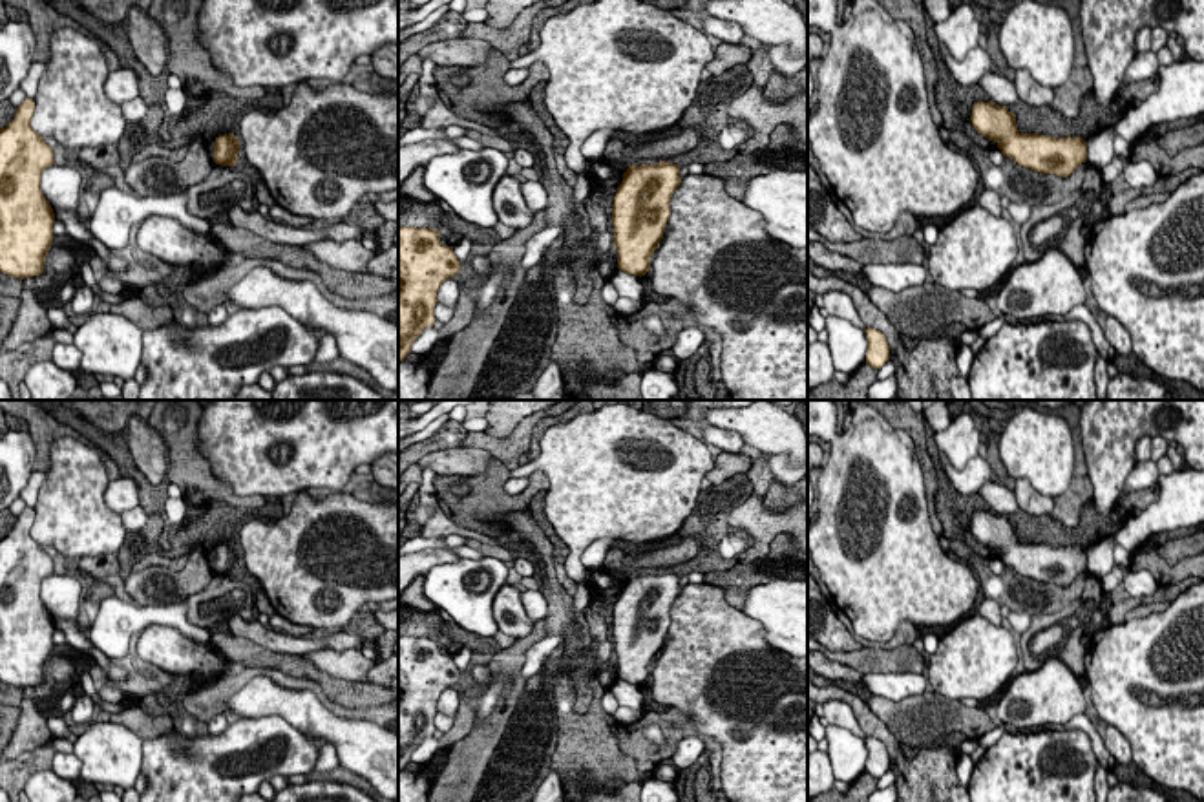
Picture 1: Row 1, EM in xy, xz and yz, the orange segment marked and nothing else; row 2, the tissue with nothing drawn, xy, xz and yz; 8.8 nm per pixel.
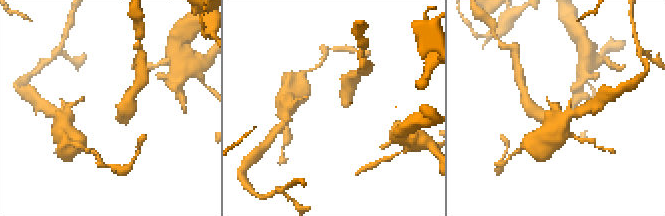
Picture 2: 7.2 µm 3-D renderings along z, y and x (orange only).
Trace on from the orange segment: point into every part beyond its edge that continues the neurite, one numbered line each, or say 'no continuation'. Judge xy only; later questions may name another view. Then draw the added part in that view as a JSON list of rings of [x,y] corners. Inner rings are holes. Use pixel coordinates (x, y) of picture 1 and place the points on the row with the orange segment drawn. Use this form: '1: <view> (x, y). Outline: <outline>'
no continuation

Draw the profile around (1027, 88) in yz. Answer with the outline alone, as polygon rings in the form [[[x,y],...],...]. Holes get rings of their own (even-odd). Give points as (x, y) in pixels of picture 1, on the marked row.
[[[1016,69],[1014,84],[1019,100],[1029,106],[1047,106],[1056,100],[1054,90],[1038,84],[1027,69]]]

